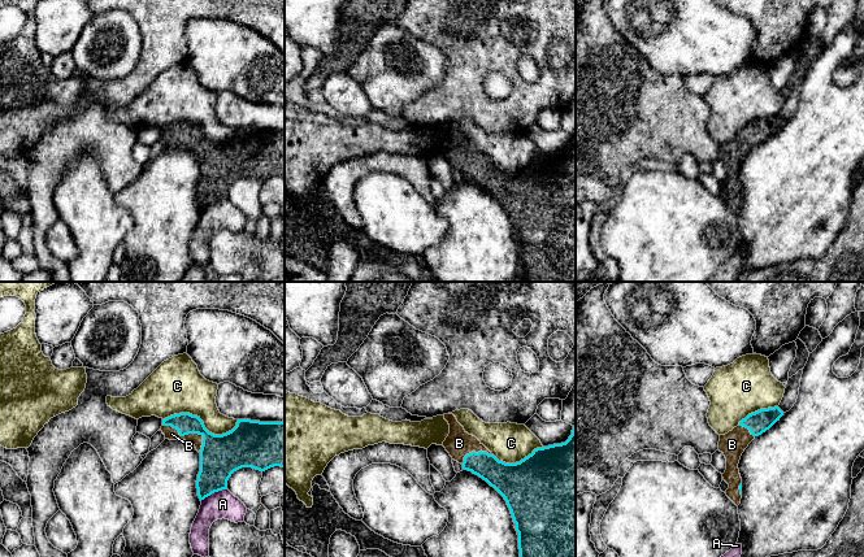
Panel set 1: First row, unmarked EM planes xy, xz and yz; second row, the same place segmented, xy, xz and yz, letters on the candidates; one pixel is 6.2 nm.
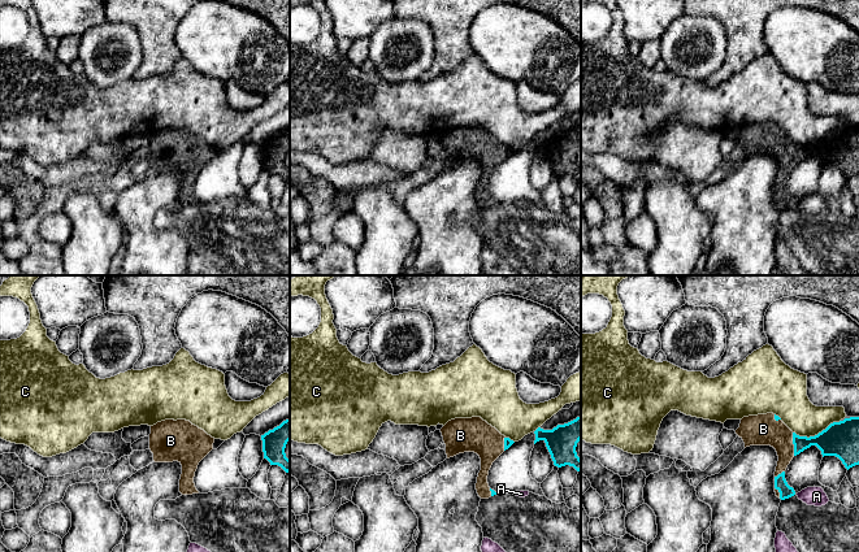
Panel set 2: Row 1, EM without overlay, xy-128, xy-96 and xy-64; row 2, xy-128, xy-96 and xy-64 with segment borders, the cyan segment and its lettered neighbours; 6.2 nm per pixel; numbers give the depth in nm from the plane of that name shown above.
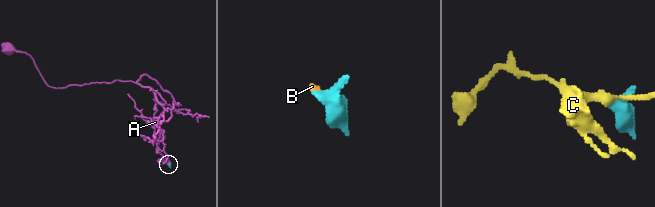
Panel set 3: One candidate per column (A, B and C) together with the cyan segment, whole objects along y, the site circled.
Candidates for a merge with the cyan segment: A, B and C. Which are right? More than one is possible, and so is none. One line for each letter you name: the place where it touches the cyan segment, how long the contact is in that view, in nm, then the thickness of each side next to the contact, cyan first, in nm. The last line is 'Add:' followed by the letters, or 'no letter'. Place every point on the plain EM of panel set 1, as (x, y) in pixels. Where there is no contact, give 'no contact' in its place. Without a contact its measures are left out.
B: contact xy (190, 142); length 300 nm; calibres 260 and 80 nm
Add: B

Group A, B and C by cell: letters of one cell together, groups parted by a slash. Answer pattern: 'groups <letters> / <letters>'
groups A / B / C

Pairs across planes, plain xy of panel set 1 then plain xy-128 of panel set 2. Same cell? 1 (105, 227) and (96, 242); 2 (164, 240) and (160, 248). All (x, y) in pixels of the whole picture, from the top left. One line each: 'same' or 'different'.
1: same
2: same

